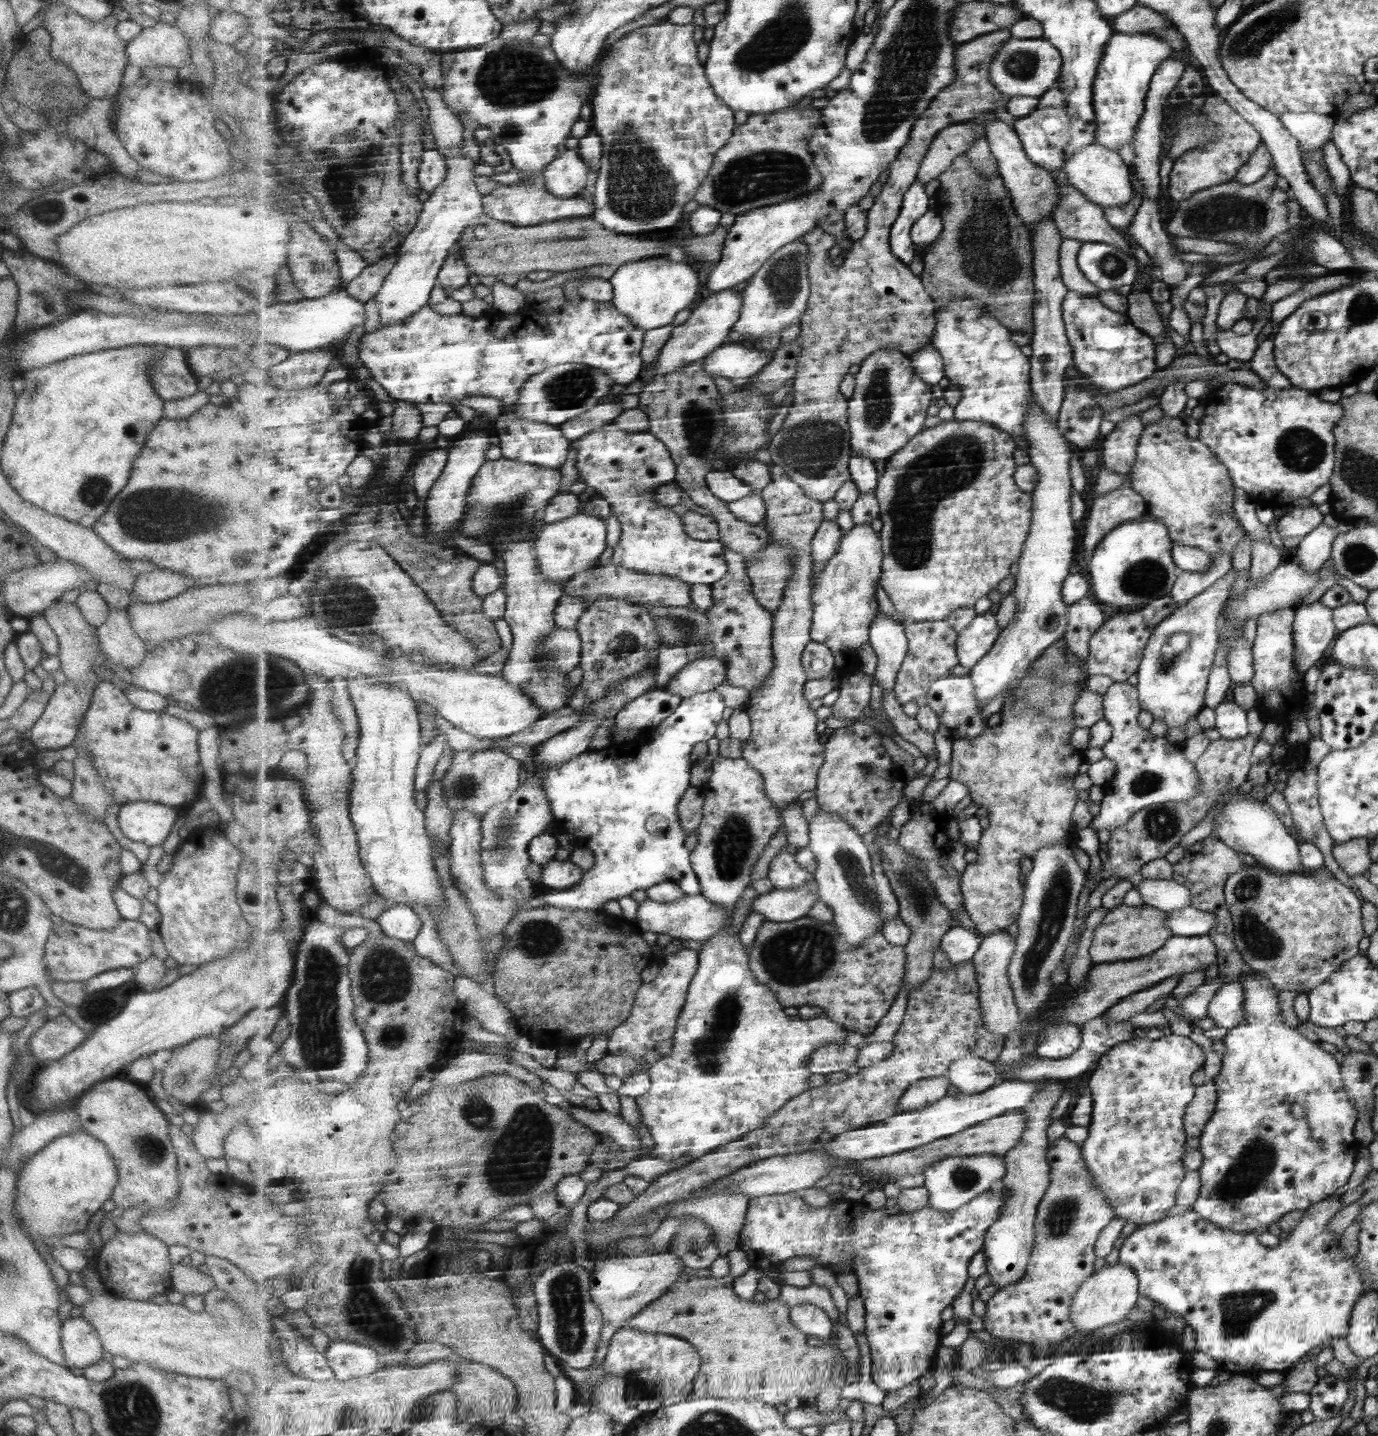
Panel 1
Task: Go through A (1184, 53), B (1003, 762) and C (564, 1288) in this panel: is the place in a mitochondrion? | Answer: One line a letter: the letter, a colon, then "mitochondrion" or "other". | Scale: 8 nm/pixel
A: other
B: other
C: mitochondrion

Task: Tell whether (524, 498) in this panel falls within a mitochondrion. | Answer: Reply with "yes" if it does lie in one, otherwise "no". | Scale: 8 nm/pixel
yes

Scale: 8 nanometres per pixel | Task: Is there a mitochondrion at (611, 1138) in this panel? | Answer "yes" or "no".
no

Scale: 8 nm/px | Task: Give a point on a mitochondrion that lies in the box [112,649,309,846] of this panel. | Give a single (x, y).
(230, 692)

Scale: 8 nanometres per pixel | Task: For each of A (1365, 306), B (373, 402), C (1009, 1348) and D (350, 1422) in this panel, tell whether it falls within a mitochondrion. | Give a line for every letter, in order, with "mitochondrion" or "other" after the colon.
A: mitochondrion
B: other
C: other
D: other

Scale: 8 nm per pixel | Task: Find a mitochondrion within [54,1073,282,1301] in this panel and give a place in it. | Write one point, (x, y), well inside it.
(153, 1150)

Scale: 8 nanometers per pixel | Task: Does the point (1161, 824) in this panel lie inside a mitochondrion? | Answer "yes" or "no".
yes

